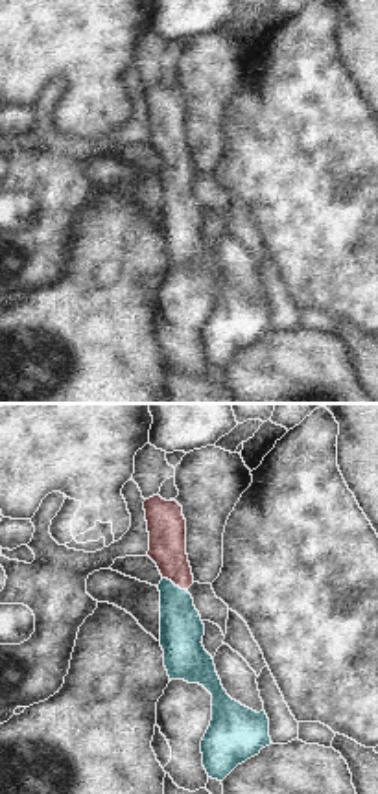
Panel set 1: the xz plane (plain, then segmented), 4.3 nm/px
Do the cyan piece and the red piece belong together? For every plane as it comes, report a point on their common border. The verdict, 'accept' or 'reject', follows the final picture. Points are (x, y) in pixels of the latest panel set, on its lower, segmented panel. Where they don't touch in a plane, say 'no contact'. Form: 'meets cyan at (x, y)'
meets cyan at (172, 583)

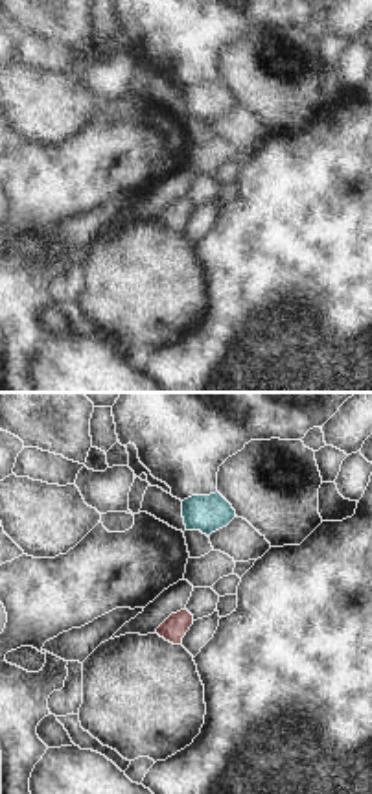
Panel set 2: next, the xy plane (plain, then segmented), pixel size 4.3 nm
no contact

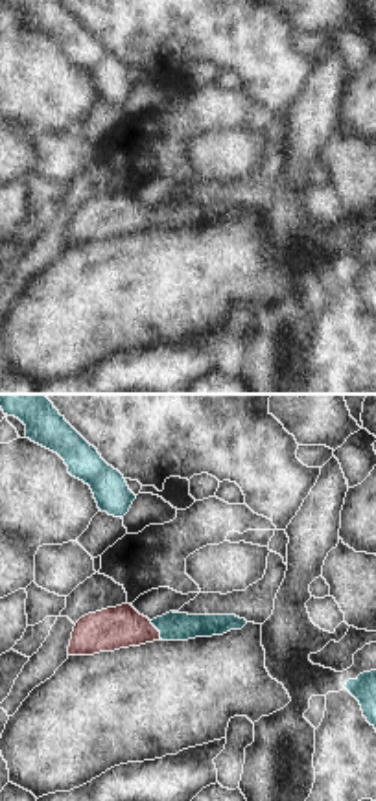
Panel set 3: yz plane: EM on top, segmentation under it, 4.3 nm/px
meets cyan at (157, 628)

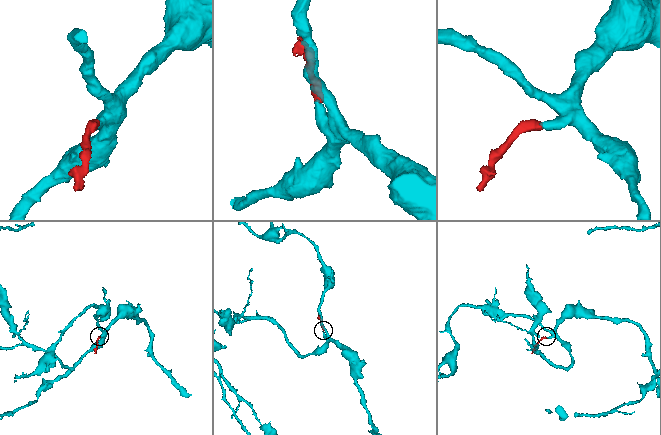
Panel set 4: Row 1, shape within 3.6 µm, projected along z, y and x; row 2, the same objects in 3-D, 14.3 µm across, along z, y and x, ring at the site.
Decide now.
accept

